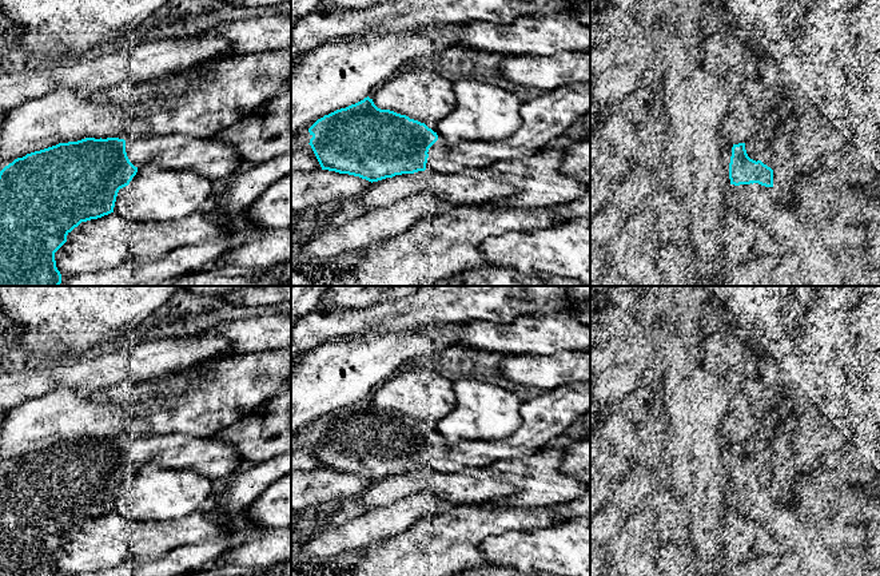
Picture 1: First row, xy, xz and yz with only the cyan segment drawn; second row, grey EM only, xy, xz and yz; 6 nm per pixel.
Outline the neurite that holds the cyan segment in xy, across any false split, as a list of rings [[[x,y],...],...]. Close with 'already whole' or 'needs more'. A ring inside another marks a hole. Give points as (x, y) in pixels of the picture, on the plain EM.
[[[183,433],[131,440],[85,437],[17,457],[0,470],[0,576],[61,576],[55,552],[67,535],[81,521],[114,512],[119,489],[147,462],[195,470],[216,482],[234,477],[242,461],[234,446],[222,440]]] | needs more

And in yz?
[[[758,434],[749,442],[733,444],[729,462],[730,484],[758,482],[773,486],[772,454],[771,441]]] | needs more

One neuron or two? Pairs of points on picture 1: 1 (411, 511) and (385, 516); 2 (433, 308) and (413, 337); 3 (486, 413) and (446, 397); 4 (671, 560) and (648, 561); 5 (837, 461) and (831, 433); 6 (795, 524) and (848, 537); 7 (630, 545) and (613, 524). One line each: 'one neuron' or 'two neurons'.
1: one neuron
2: two neurons
3: two neurons
4: two neurons
5: two neurons
6: two neurons
7: two neurons

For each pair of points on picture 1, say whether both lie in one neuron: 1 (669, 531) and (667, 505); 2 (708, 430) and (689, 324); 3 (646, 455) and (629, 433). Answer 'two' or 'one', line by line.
1: one
2: one
3: one

